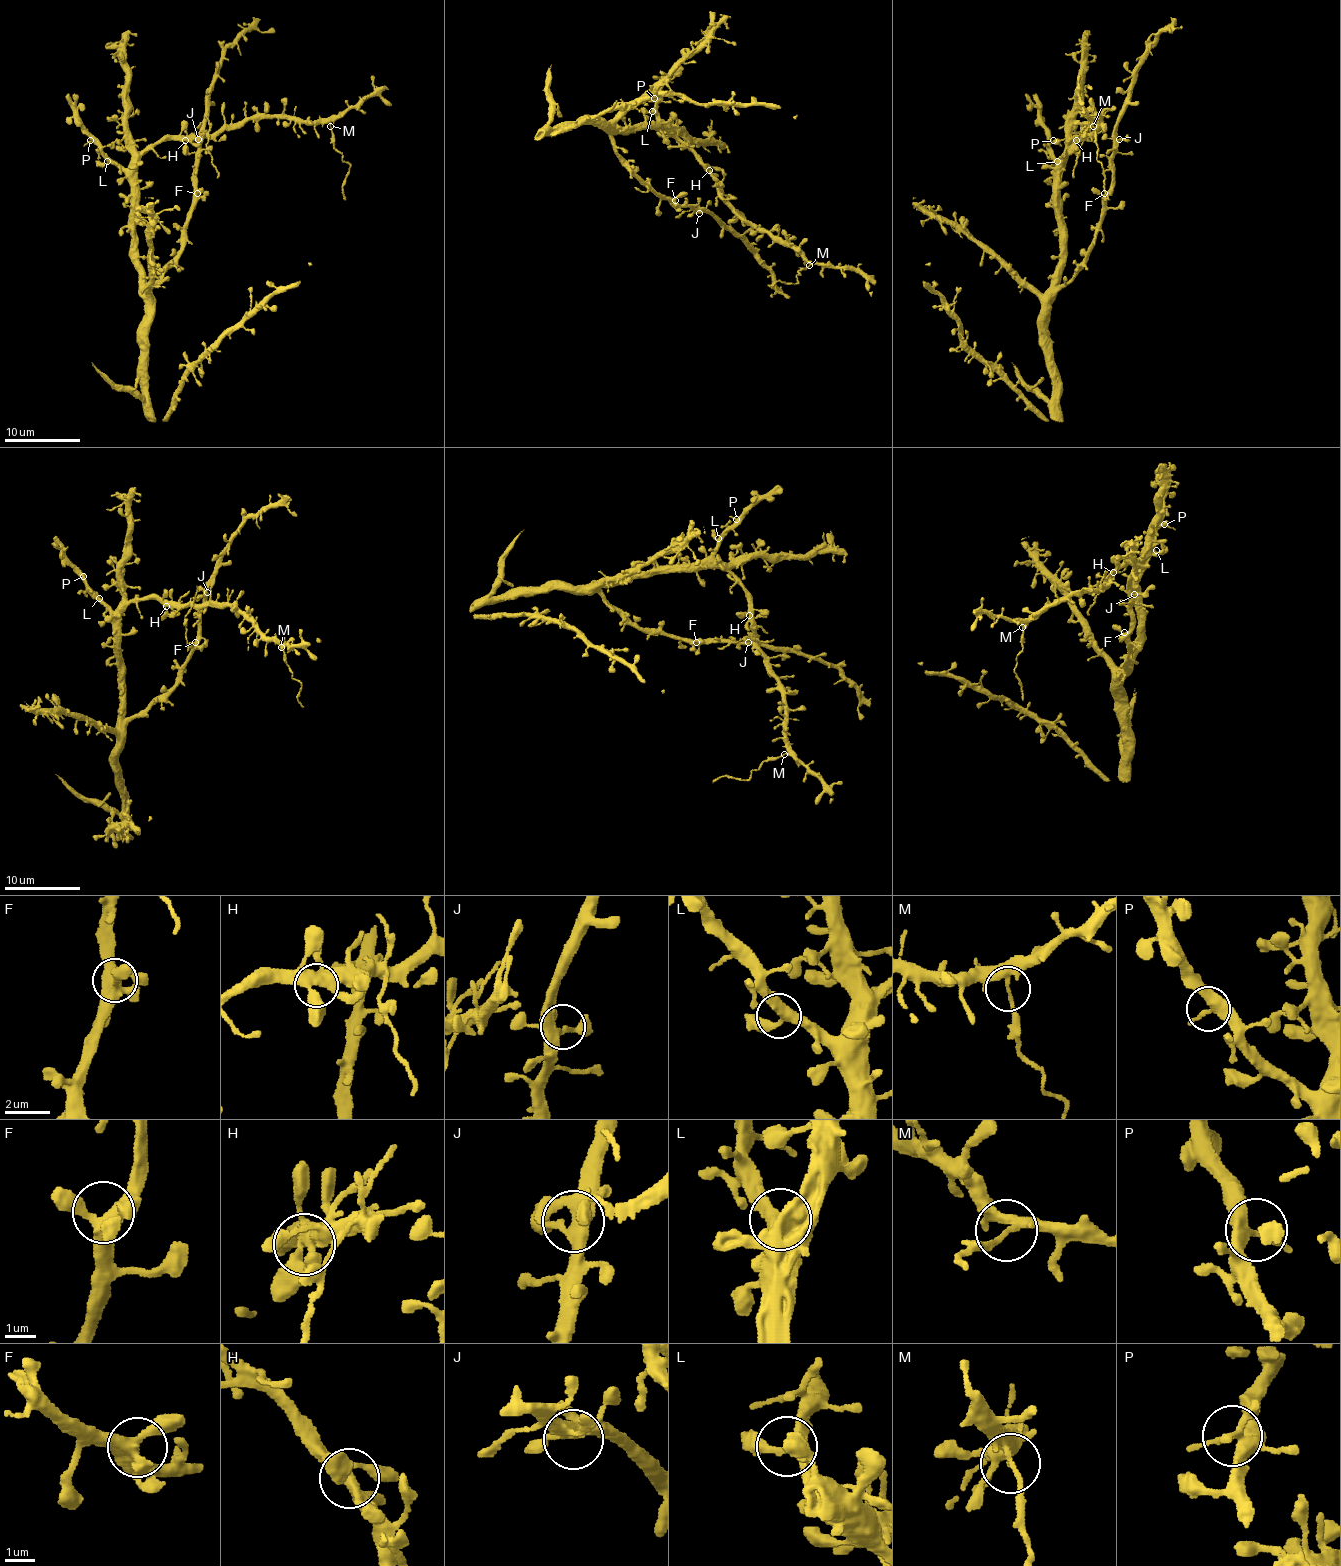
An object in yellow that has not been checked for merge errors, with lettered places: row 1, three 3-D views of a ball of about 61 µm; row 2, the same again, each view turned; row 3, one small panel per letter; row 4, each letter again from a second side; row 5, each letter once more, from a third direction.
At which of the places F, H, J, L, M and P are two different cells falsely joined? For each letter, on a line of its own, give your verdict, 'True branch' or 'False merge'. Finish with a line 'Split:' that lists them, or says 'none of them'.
F: True branch
H: True branch
J: True branch
L: True branch
M: False merge
P: True branch
Split: M

